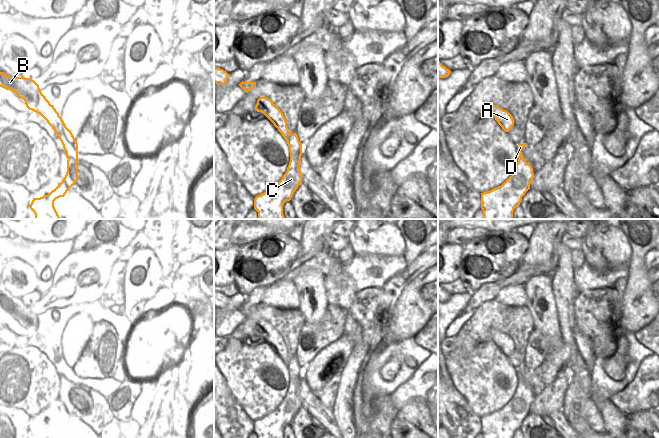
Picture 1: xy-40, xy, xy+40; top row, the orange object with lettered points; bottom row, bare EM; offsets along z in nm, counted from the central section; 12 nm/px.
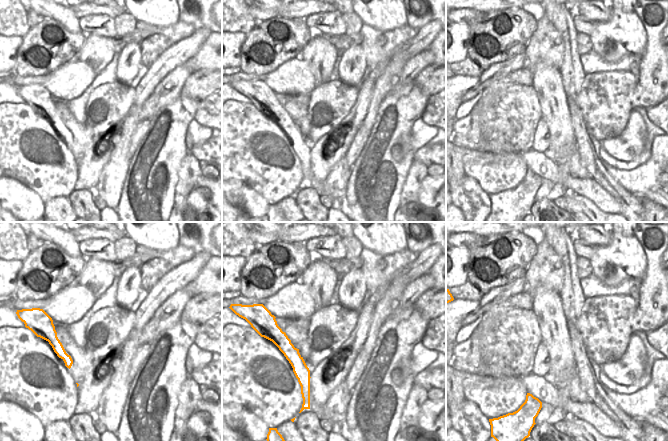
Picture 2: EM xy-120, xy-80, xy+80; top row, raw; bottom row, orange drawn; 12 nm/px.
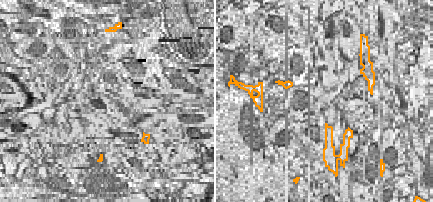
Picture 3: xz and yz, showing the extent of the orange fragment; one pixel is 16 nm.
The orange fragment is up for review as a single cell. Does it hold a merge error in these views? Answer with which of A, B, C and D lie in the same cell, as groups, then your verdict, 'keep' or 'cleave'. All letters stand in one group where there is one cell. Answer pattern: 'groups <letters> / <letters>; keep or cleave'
groups A B D / C; cleave

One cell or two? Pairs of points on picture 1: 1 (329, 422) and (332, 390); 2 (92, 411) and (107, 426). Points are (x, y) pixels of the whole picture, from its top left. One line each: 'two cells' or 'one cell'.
1: two cells
2: one cell

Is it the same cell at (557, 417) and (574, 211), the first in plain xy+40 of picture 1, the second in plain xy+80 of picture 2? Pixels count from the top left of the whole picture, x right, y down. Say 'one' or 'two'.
one

